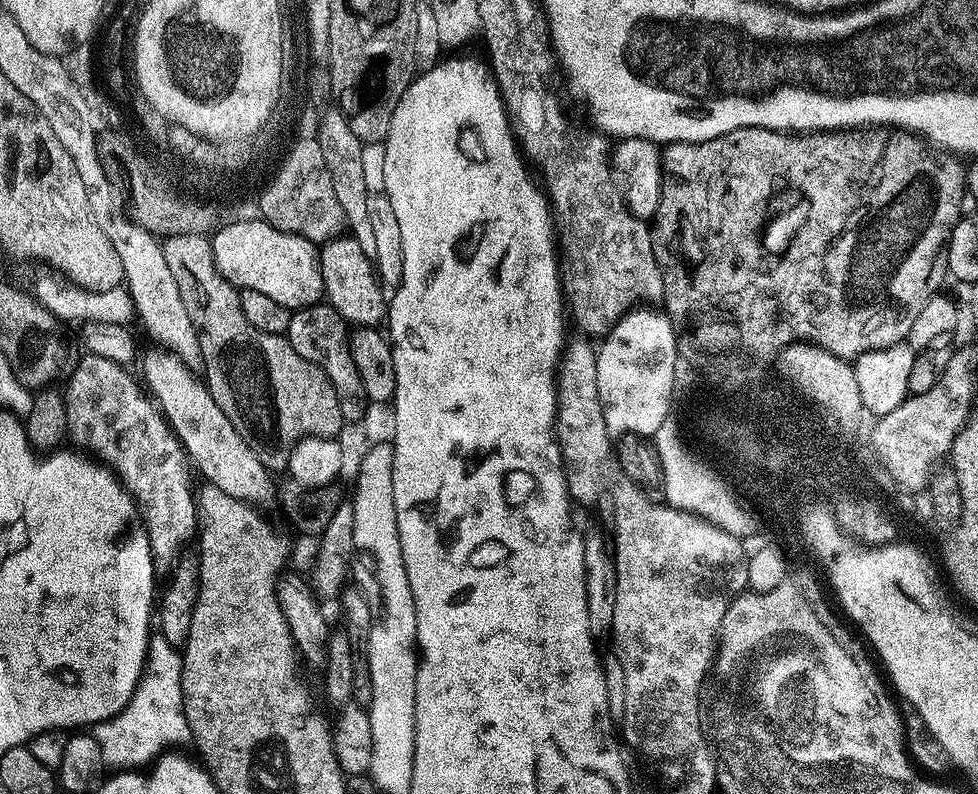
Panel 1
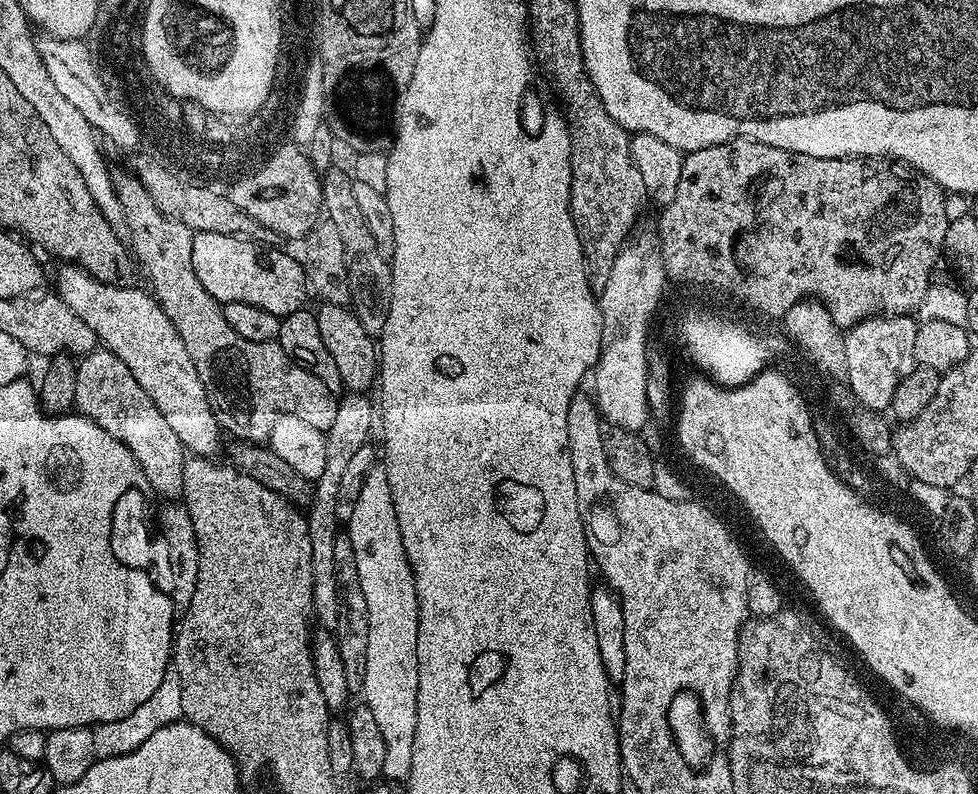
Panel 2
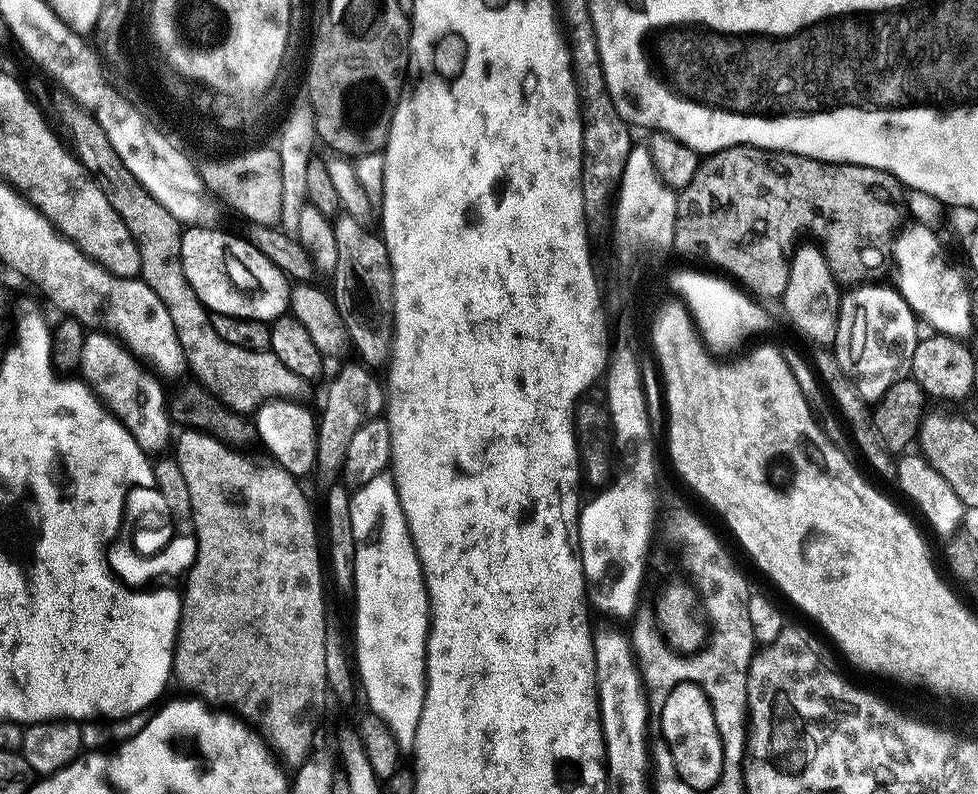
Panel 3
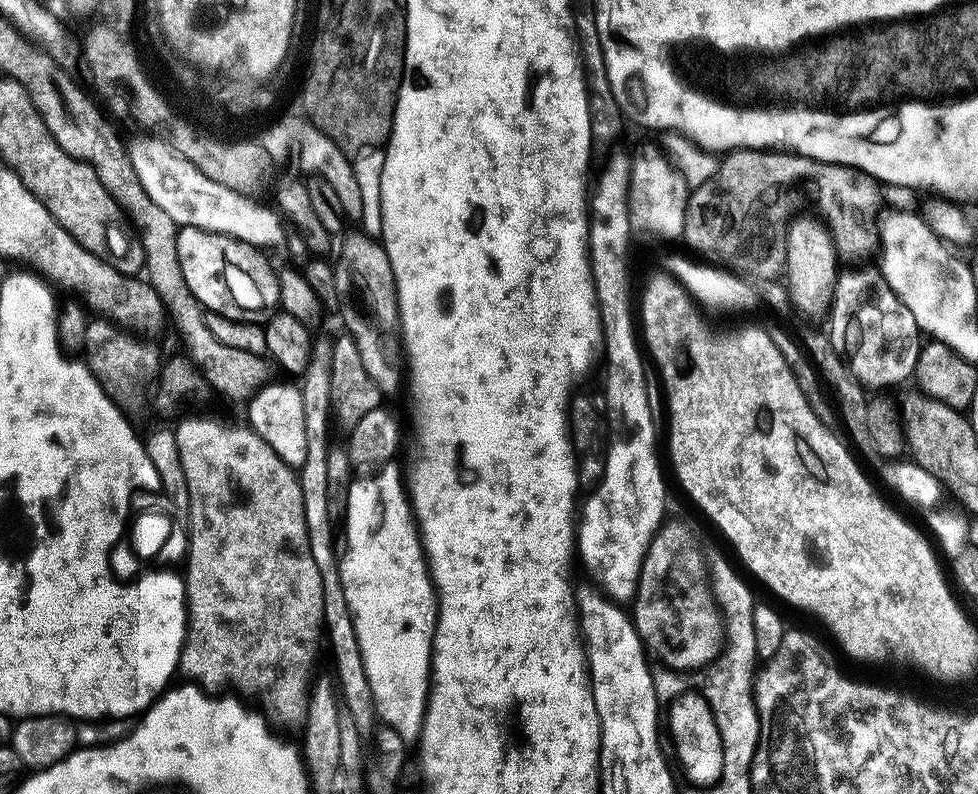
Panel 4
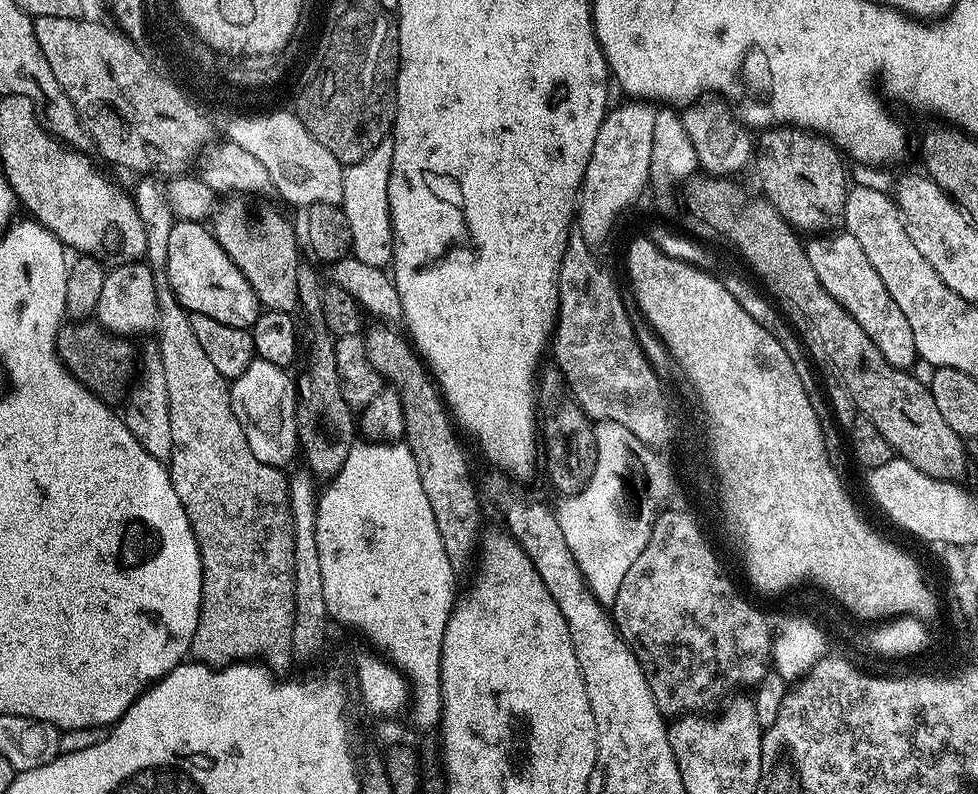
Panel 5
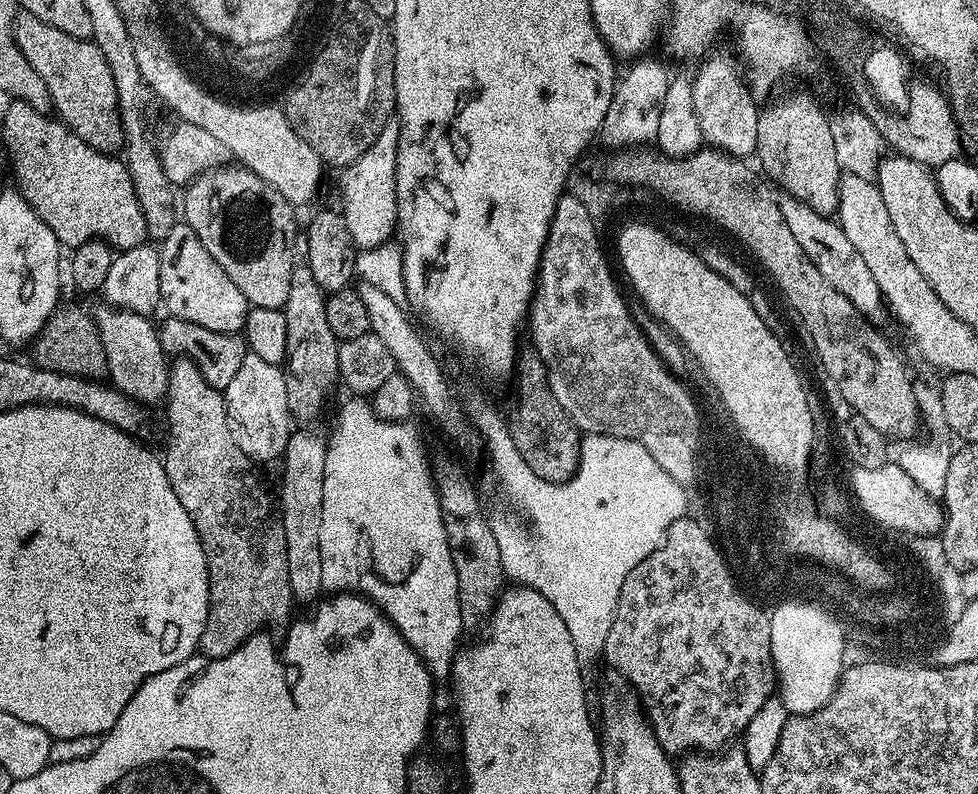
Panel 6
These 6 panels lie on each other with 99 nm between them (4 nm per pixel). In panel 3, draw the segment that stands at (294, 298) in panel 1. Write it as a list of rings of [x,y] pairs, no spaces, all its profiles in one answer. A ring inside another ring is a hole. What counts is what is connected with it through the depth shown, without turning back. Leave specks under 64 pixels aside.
[[[188,226],[180,234],[180,265],[186,274],[186,282],[198,294],[205,308],[212,314],[230,314],[234,318],[250,318],[271,322],[285,315],[292,302],[290,277],[262,254],[243,235],[235,236],[232,232],[223,232],[220,228]]]

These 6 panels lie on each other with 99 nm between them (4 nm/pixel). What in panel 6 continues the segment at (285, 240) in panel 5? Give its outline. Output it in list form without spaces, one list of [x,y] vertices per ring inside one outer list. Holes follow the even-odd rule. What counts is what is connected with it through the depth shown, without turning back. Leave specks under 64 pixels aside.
[[[243,166],[225,167],[223,170],[202,172],[182,192],[182,220],[194,230],[196,237],[210,250],[210,258],[226,270],[230,282],[242,290],[249,305],[254,308],[283,309],[290,295],[290,274],[298,259],[296,246],[297,209],[274,186],[270,186],[258,174]]]

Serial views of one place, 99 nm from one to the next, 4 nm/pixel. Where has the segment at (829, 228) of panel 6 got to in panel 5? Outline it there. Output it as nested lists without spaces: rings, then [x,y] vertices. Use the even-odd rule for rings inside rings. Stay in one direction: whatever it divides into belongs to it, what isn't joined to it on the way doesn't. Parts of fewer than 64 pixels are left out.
[[[840,230],[827,238],[809,239],[806,247],[810,266],[814,274],[818,274],[818,282],[822,282],[829,294],[852,315],[854,322],[858,322],[858,326],[866,330],[874,346],[882,350],[882,358],[886,358],[886,362],[895,368],[911,369],[917,358],[914,330],[910,330],[906,314],[898,310],[898,302],[890,298],[882,278],[878,278],[878,270],[870,266],[870,258],[866,258],[858,238],[854,238],[846,230]]]

